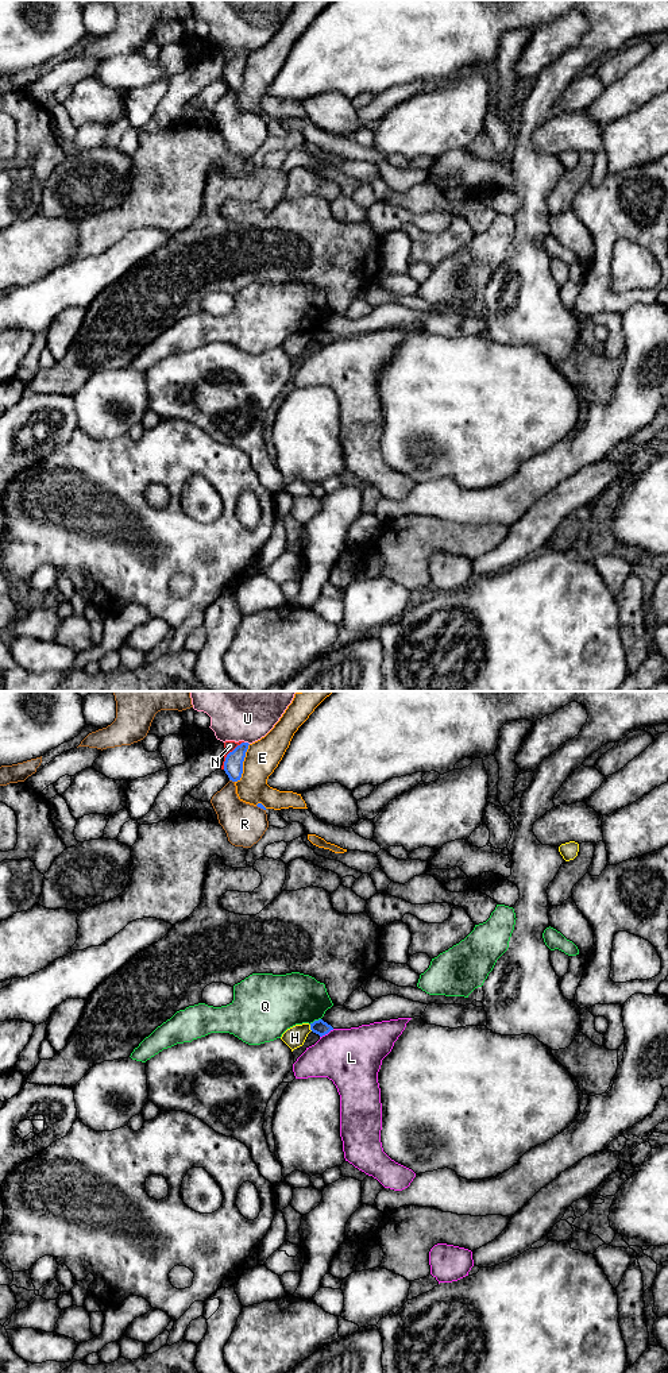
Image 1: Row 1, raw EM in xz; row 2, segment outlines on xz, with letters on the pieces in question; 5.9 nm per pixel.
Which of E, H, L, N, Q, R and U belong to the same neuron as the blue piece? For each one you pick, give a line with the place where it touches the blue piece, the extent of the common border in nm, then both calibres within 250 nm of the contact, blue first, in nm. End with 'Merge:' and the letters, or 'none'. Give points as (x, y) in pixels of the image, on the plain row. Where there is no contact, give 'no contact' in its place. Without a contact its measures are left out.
Merge: none

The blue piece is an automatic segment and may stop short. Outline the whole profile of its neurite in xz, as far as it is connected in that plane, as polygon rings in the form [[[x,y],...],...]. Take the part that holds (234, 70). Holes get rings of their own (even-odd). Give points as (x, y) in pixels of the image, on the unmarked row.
[[[242,51],[232,61],[229,61],[224,70],[224,80],[229,89],[238,90],[243,82],[243,70],[248,58],[248,51]]]

